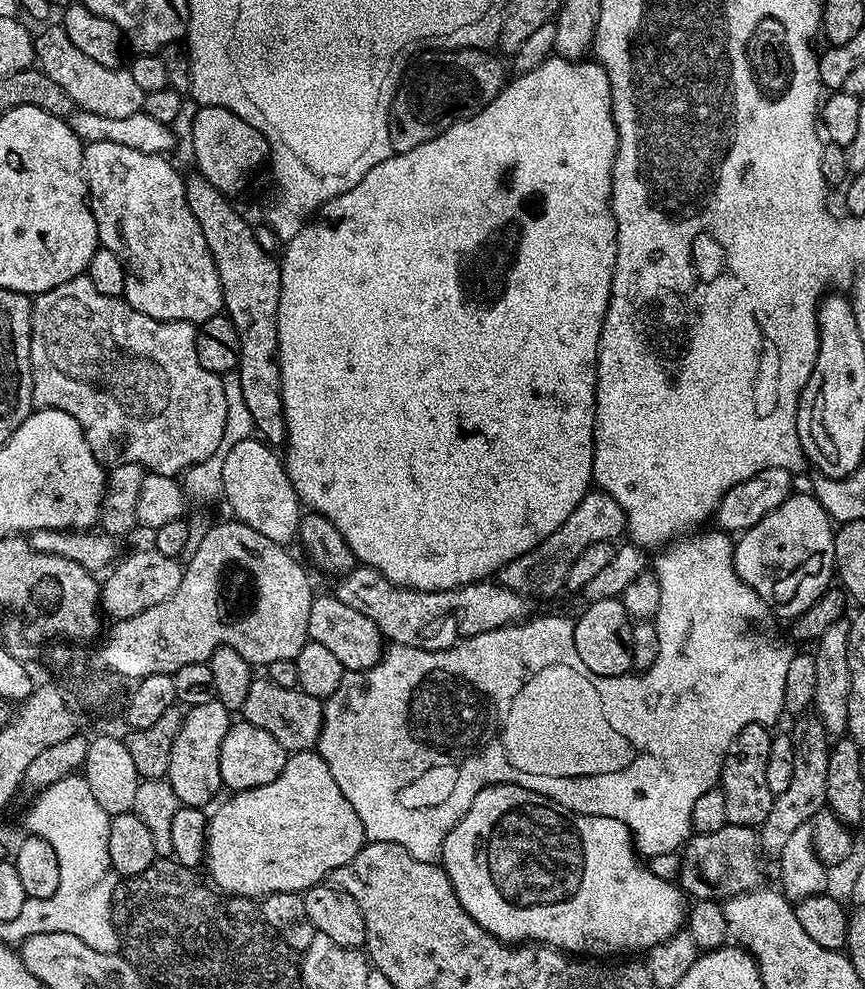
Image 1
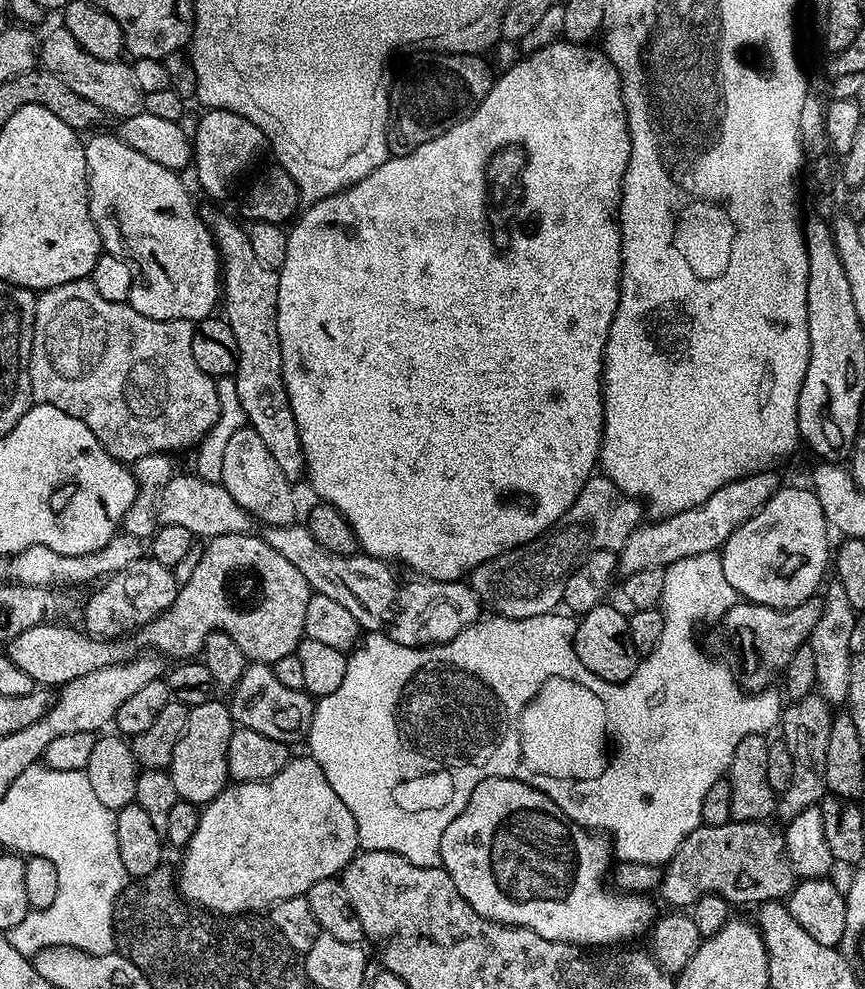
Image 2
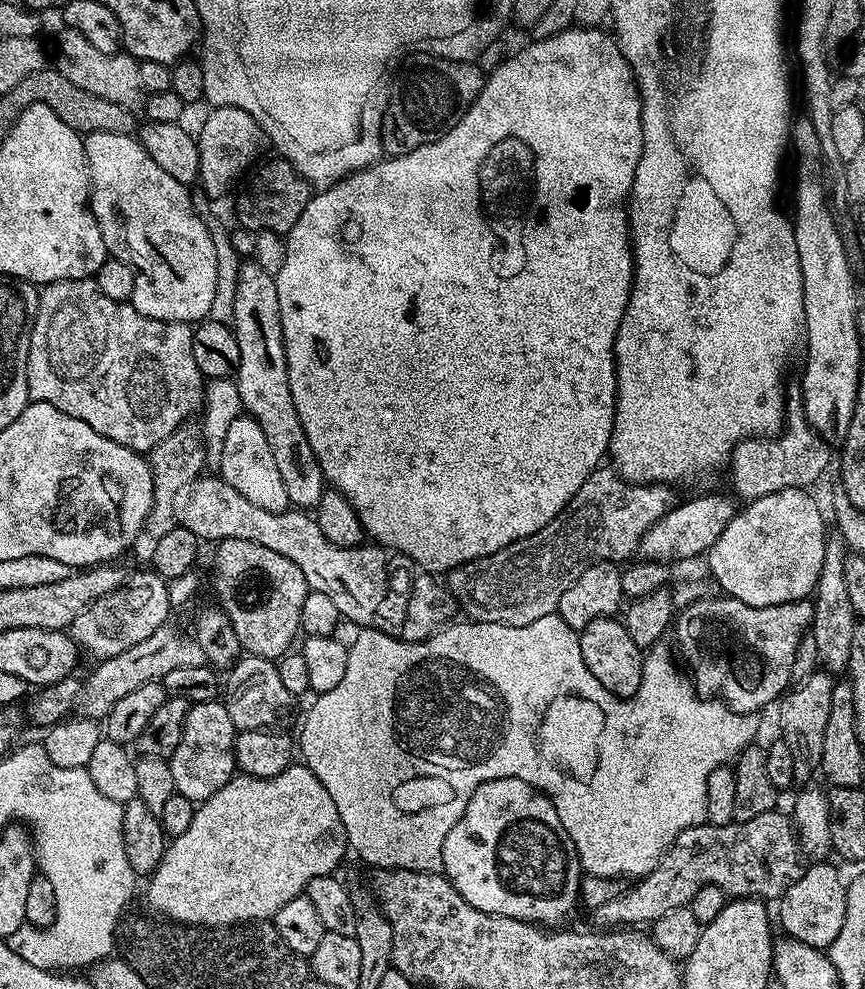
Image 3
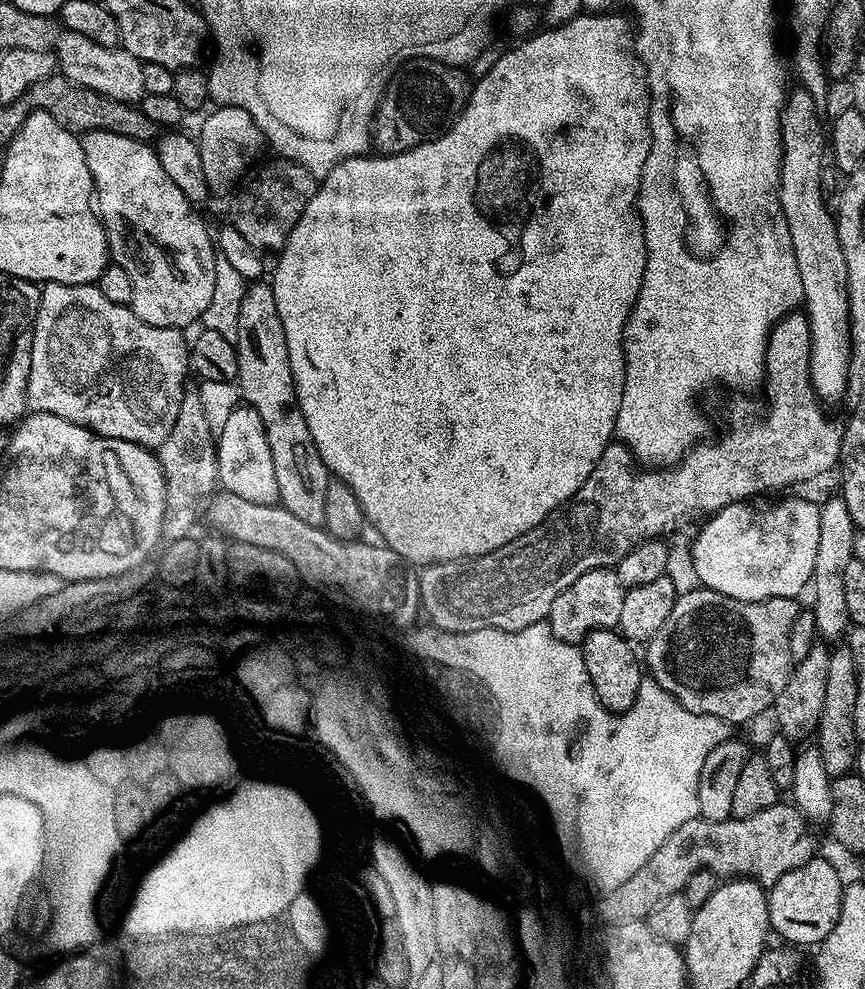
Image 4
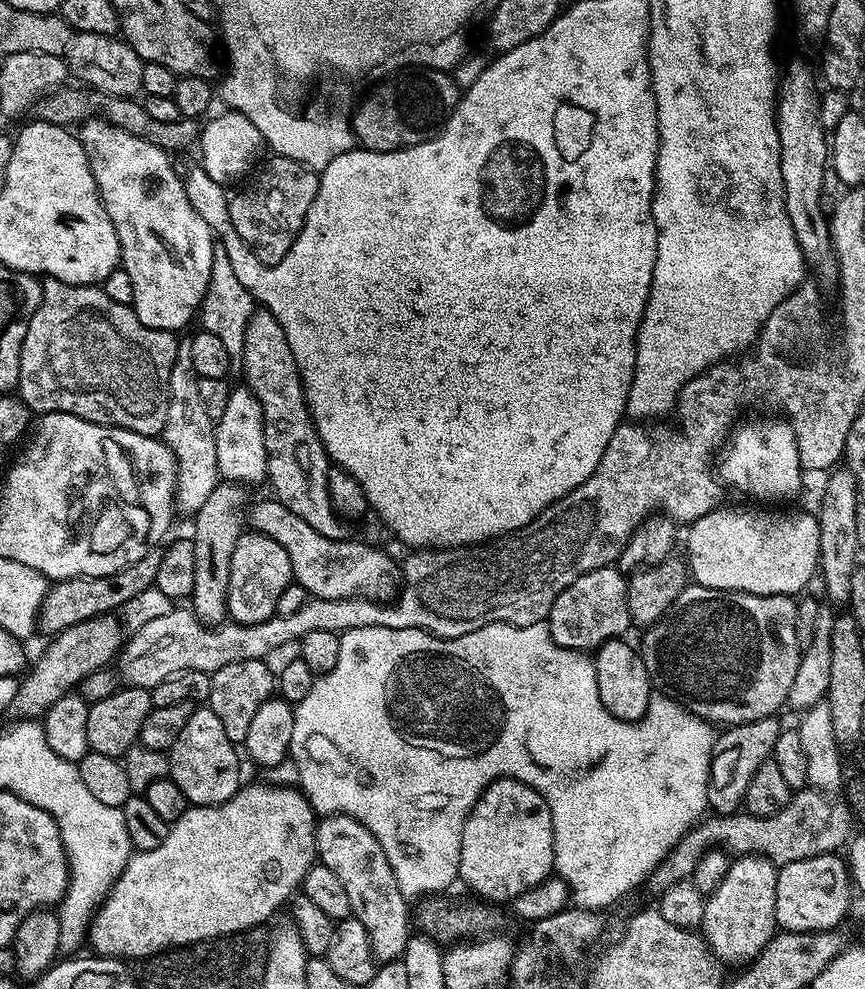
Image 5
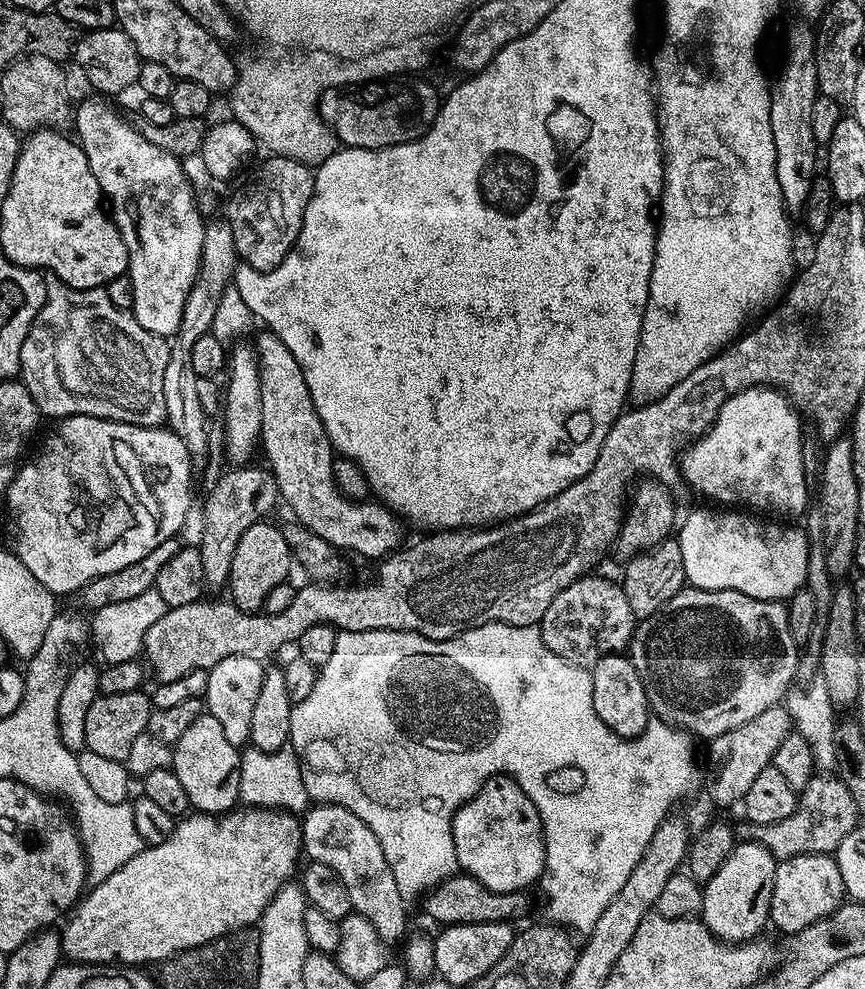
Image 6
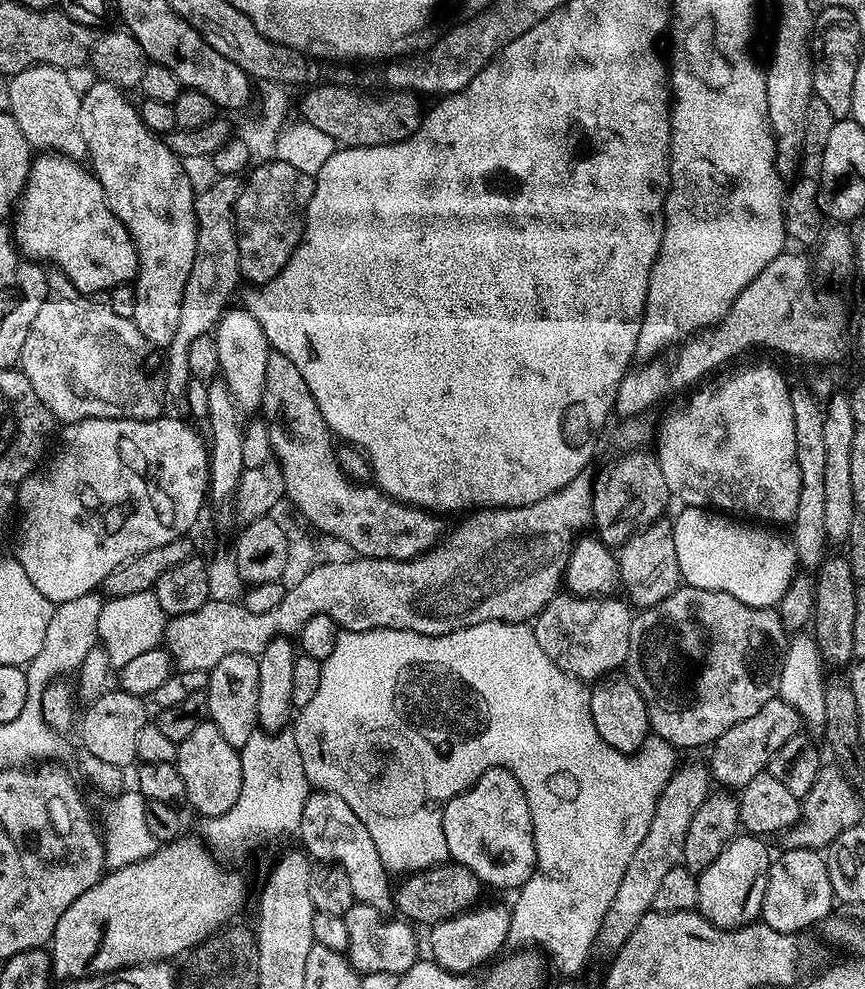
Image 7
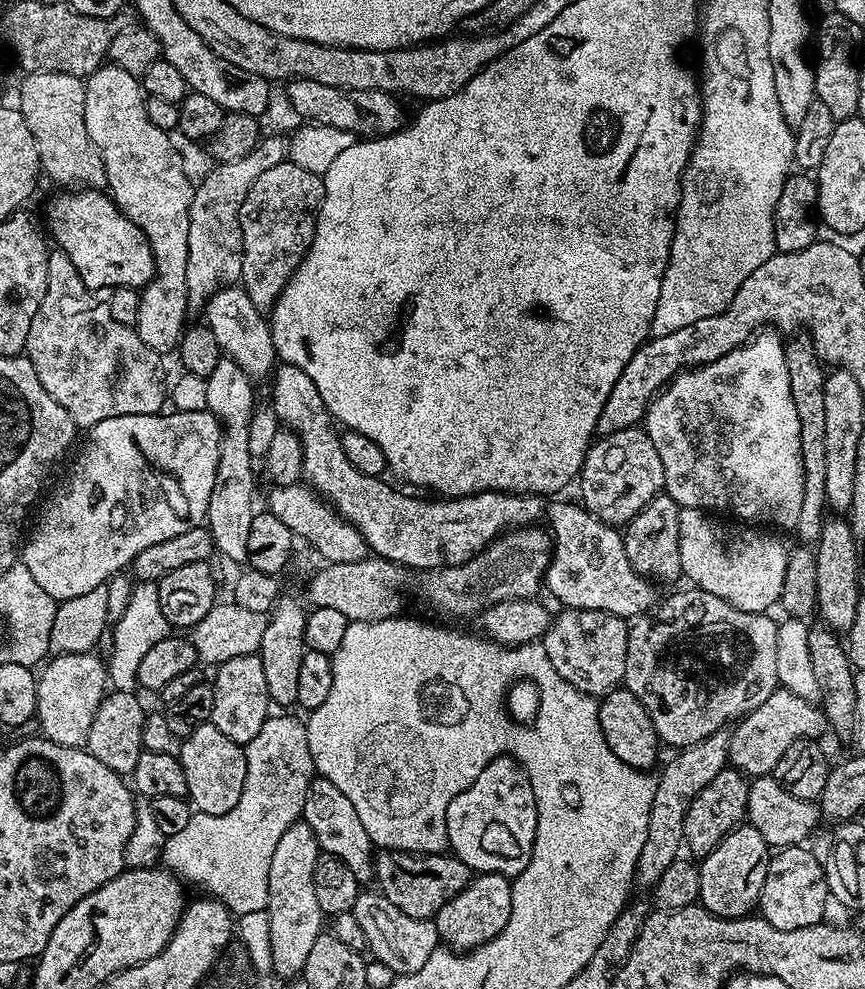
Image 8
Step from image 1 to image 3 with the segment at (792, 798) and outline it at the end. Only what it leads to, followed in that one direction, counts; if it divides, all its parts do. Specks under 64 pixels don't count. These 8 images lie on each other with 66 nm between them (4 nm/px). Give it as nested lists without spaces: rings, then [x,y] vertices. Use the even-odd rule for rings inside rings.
[[[817,670],[810,673],[805,680],[789,687],[778,701],[780,707],[779,735],[790,746],[790,754],[794,754],[794,774],[797,781],[804,782],[808,775],[820,767],[822,758],[822,737],[826,735],[826,717],[830,714],[830,694],[833,677],[827,671]]]

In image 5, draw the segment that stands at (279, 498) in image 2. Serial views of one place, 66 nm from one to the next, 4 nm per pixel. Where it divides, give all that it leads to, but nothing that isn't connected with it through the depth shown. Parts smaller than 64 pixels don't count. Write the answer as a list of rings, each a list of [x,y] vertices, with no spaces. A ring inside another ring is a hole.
[[[233,387],[228,396],[226,410],[218,414],[214,424],[218,446],[218,470],[225,481],[253,486],[268,480],[268,451],[264,433],[264,415],[258,398],[251,388]]]

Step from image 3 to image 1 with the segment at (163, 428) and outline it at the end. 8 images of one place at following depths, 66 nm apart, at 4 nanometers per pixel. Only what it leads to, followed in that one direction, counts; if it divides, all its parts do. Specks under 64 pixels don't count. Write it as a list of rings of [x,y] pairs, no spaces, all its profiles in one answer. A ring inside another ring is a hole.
[[[87,275],[76,276],[70,282],[62,282],[62,286],[54,286],[54,290],[39,293],[32,305],[32,337],[30,338],[32,403],[36,408],[57,408],[70,414],[70,418],[74,418],[74,422],[78,422],[78,426],[82,426],[90,450],[105,465],[139,464],[148,472],[179,477],[198,462],[210,458],[210,454],[219,451],[222,434],[226,430],[224,382],[221,373],[206,370],[206,366],[202,366],[202,362],[198,362],[196,329],[197,325],[185,320],[155,320],[134,310],[134,306],[130,306],[127,300],[121,297],[98,294],[94,282],[90,282]]]

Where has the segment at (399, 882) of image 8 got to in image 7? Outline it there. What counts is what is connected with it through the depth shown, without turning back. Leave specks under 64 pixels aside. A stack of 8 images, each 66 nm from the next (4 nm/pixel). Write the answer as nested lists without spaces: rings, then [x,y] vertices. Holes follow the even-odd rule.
[[[445,862],[438,866],[411,873],[401,885],[398,884],[394,894],[394,904],[405,919],[427,926],[435,926],[450,917],[459,916],[479,903],[479,896],[484,890],[483,881],[469,867],[455,862]]]

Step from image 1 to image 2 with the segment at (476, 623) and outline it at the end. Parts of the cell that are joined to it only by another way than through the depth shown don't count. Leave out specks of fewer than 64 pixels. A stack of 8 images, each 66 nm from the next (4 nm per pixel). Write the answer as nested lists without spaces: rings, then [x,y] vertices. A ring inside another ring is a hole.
[[[300,522],[277,528],[265,527],[262,535],[268,545],[286,558],[286,562],[298,566],[313,593],[334,598],[339,605],[350,610],[365,633],[380,632],[402,646],[431,648],[434,644],[453,640],[462,634],[462,630],[481,619],[482,605],[476,591],[467,583],[416,578],[413,584],[400,588],[389,561],[367,554],[339,556],[322,550],[322,546],[314,542],[307,526]]]

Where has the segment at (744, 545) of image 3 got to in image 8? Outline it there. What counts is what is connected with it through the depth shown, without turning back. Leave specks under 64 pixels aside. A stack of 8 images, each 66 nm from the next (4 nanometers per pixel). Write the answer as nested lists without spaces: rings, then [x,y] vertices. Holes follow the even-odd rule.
[[[681,508],[680,517],[678,518],[678,542],[680,543],[680,557],[682,558],[682,572],[685,577],[689,576],[691,583],[697,588],[701,588],[703,592],[714,594],[718,598],[722,598],[726,602],[730,602],[736,608],[741,608],[747,612],[763,612],[769,611],[771,604],[775,605],[782,594],[782,578],[786,578],[786,562],[788,561],[789,545],[784,545],[776,536],[767,536],[767,531],[761,530],[756,526],[745,526],[740,522],[731,522],[727,524],[727,519],[721,518],[716,514],[709,514],[703,508]]]

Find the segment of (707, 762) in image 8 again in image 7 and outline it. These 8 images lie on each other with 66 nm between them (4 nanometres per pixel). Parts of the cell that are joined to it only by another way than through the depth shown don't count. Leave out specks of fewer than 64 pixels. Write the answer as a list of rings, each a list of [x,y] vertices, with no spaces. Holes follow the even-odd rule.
[[[707,763],[688,764],[679,769],[672,781],[666,785],[658,802],[650,830],[646,838],[642,838],[642,846],[634,850],[634,858],[630,858],[630,866],[626,866],[626,874],[622,874],[622,882],[618,886],[618,894],[614,894],[614,902],[610,902],[610,910],[596,935],[599,951],[615,954],[640,927],[642,918],[653,911],[658,890],[670,870],[681,867],[686,846],[686,832],[690,830],[691,819],[702,806],[702,802],[710,794],[710,768]]]

